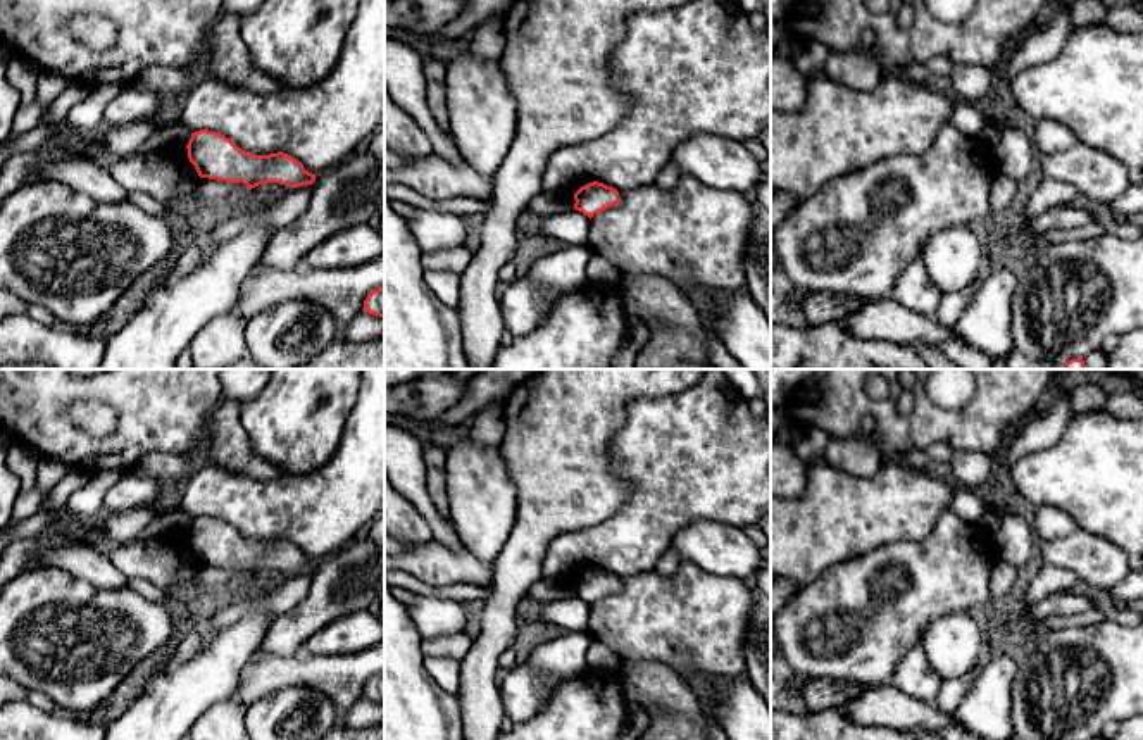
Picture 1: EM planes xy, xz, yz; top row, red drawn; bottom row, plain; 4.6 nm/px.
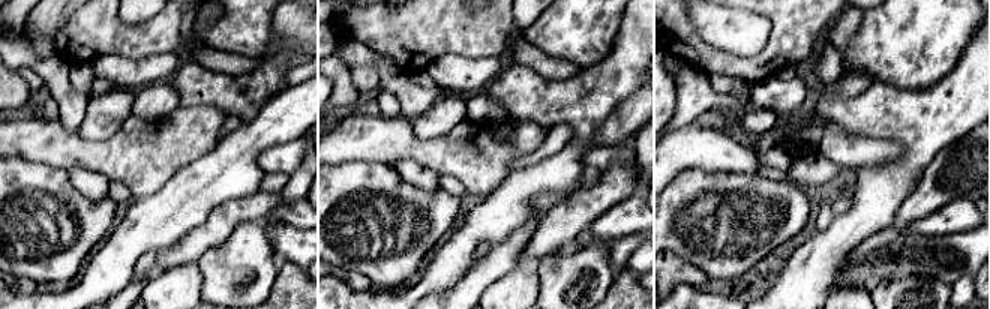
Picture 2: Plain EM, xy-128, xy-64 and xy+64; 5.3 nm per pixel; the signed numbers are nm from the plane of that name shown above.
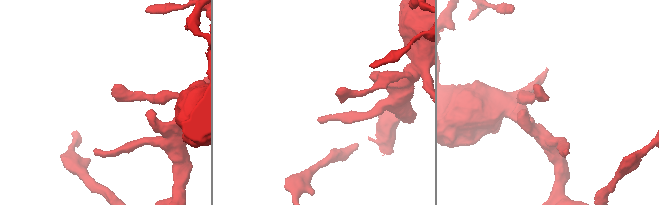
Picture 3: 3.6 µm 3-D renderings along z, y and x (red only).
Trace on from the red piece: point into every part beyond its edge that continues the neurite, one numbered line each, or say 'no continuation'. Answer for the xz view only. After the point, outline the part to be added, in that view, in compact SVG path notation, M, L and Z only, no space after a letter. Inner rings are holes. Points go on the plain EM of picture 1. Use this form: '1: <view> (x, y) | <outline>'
no continuation

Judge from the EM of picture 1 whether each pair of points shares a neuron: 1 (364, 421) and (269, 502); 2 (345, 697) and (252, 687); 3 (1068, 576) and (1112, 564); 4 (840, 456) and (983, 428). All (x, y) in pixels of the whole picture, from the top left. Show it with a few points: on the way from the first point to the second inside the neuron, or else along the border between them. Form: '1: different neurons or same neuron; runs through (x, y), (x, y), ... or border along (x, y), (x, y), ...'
1: same neuron; runs through (359, 451), (307, 502), (299, 502)
2: same neuron; runs through (323, 675), (274, 673)
3: different neurons; border along (1045, 563), (1064, 566), (1080, 580)
4: different neurons; border along (842, 437), (871, 416), (890, 457)

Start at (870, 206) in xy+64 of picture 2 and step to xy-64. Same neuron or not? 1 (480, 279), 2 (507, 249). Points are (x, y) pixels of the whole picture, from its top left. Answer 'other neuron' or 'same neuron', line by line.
1: same neuron
2: same neuron

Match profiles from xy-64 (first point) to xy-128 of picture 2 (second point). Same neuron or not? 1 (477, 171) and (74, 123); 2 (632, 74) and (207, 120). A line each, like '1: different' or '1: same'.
1: different
2: different

